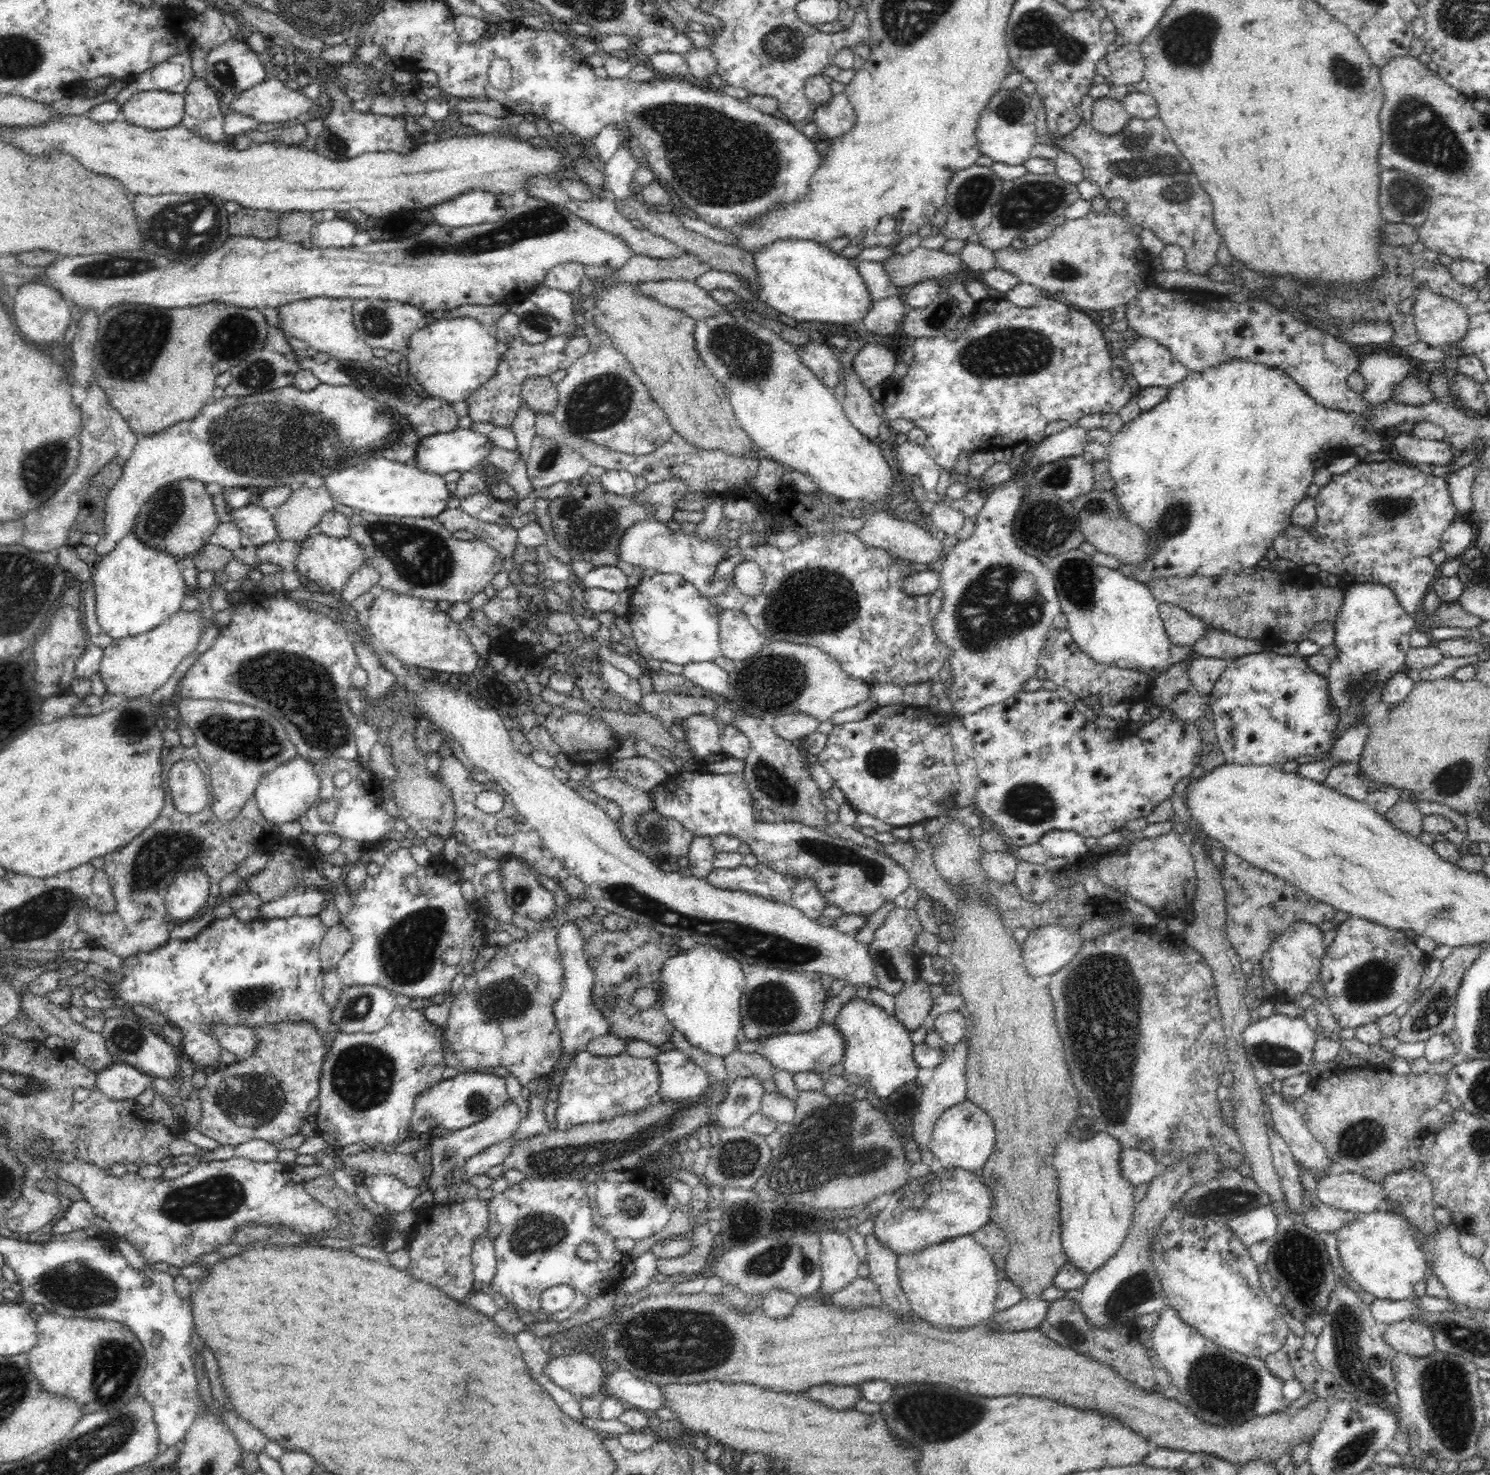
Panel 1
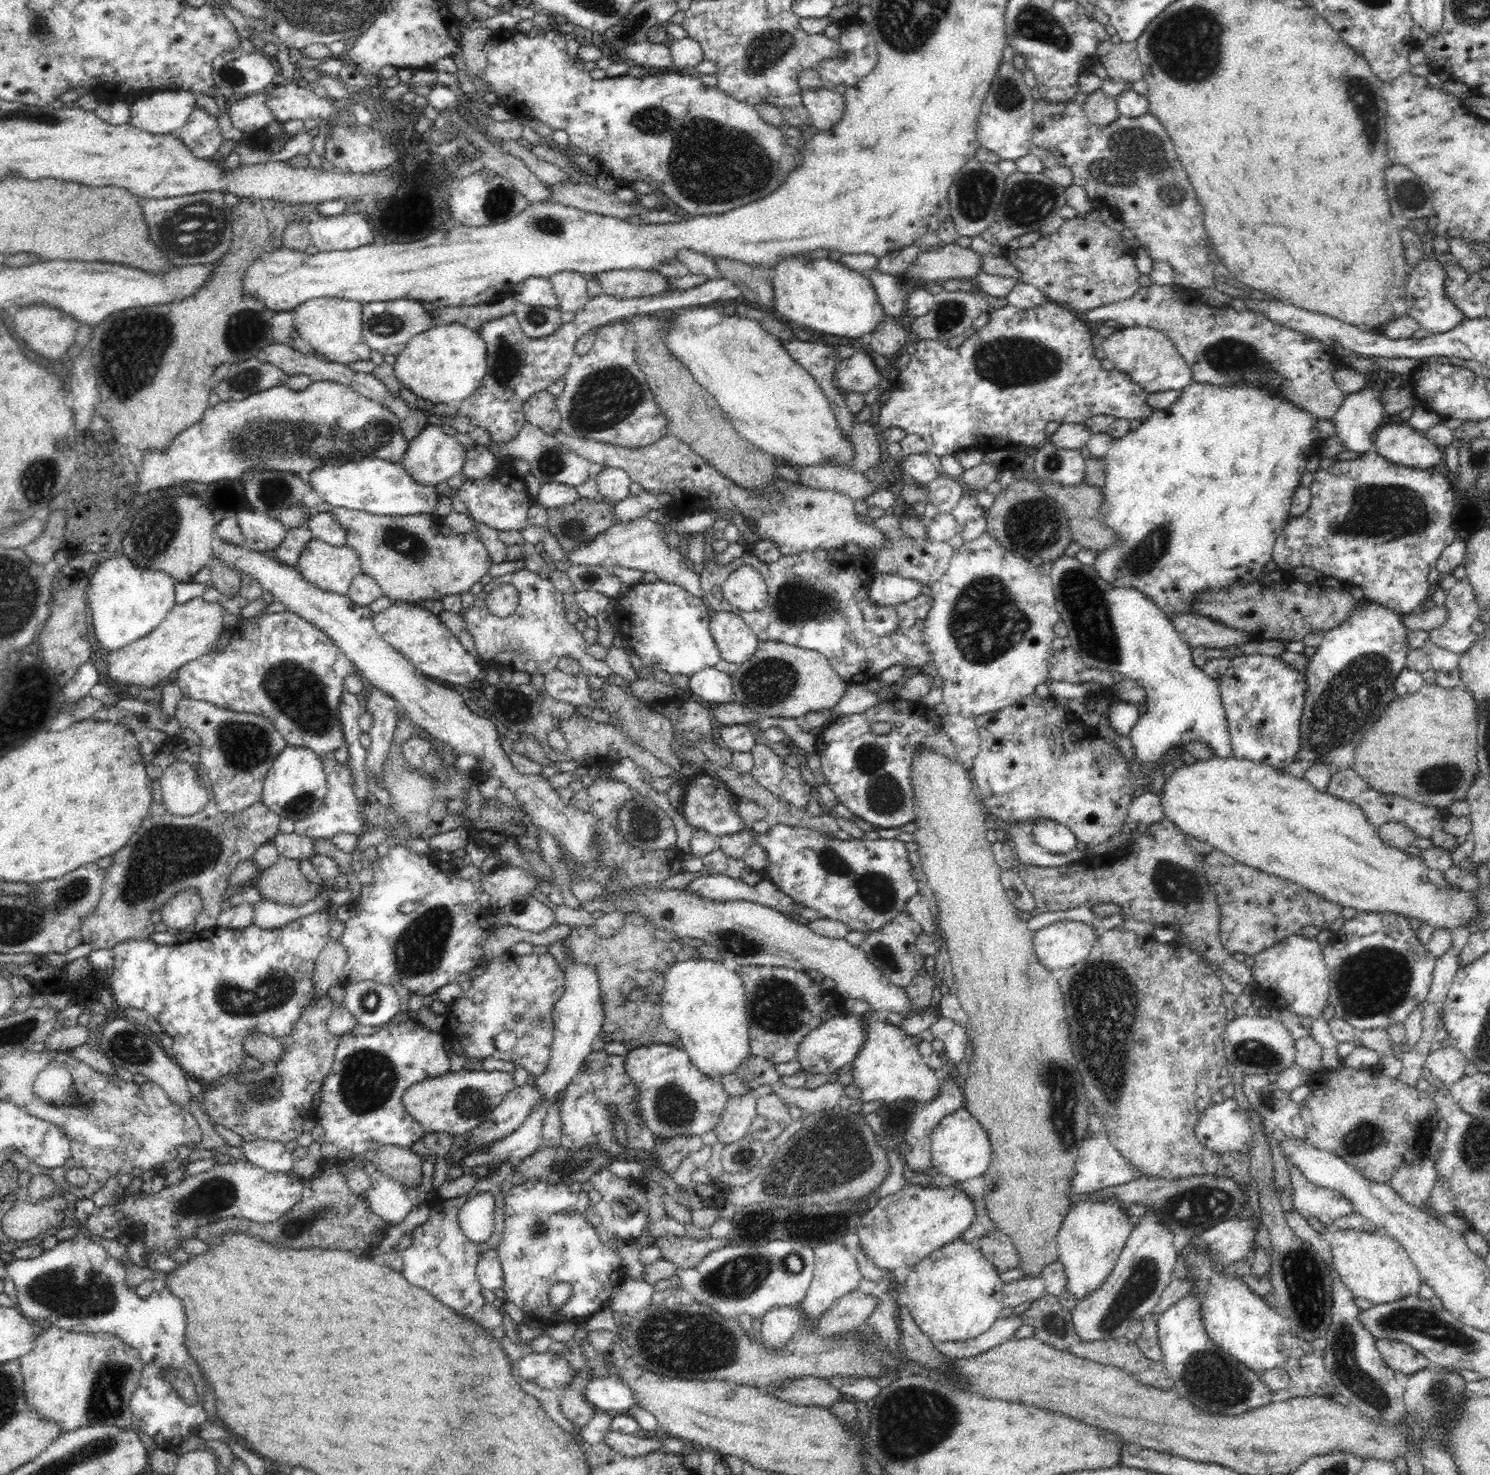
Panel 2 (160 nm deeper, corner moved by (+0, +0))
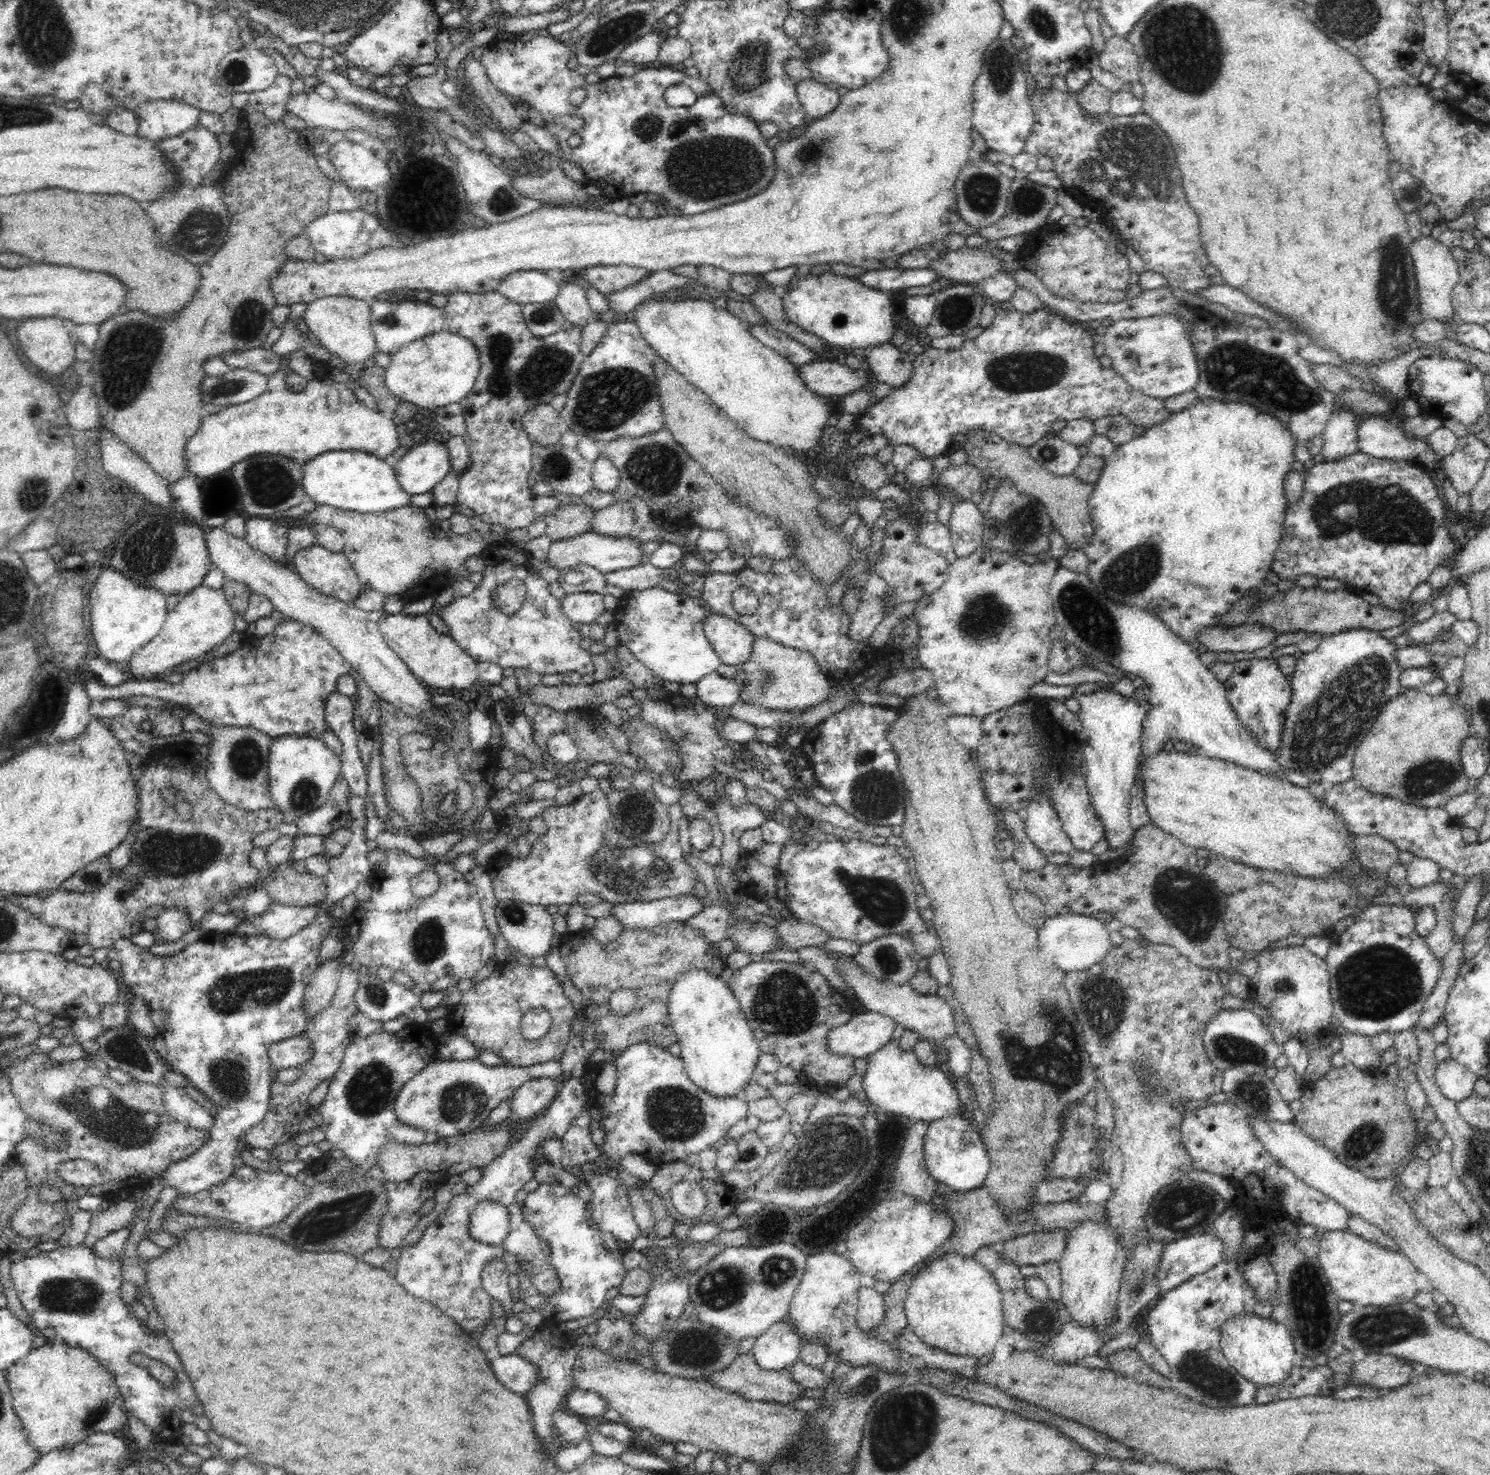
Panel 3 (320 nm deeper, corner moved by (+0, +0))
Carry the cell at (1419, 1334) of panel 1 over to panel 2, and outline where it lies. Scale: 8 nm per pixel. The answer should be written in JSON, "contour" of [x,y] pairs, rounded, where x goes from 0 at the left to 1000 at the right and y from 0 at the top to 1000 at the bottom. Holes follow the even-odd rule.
{"contour":[[[928,907],[923,910],[923,913],[936,931],[940,929],[945,933],[960,925],[956,918],[950,917],[942,910]]]}

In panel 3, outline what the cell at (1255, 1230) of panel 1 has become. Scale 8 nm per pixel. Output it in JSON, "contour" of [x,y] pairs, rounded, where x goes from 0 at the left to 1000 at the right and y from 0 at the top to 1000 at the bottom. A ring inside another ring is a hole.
{"contour":[[[807,836],[787,841],[781,845],[781,850],[779,852],[779,860],[776,862],[777,877],[781,877],[799,866],[811,862],[817,856],[823,856],[823,853],[821,853],[821,841],[817,840],[816,837]]]}

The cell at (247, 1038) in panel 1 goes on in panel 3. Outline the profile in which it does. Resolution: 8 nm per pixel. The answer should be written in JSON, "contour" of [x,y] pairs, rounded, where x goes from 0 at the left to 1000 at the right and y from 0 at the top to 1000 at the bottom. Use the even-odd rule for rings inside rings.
{"contour":[[[203,700],[201,702],[183,708],[181,717],[184,725],[199,724],[199,723],[210,717],[210,708],[207,703]]]}

